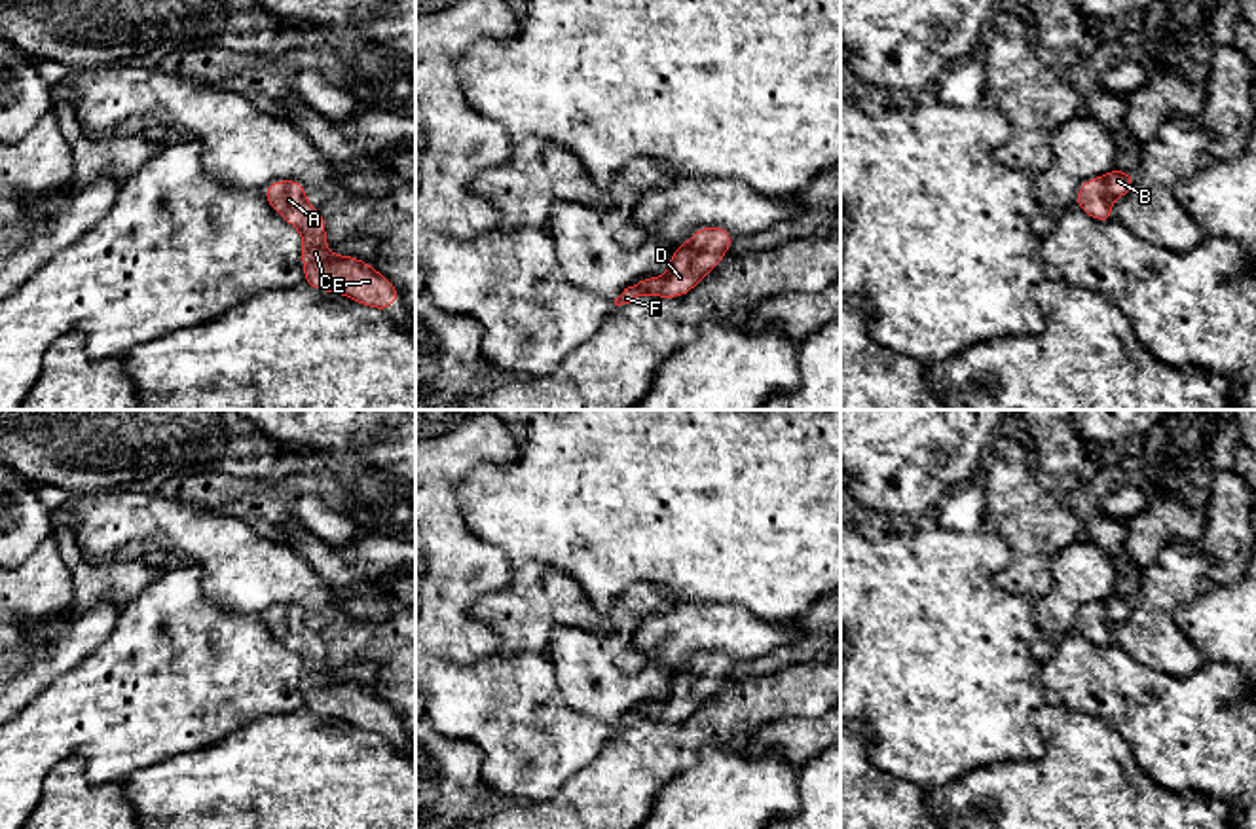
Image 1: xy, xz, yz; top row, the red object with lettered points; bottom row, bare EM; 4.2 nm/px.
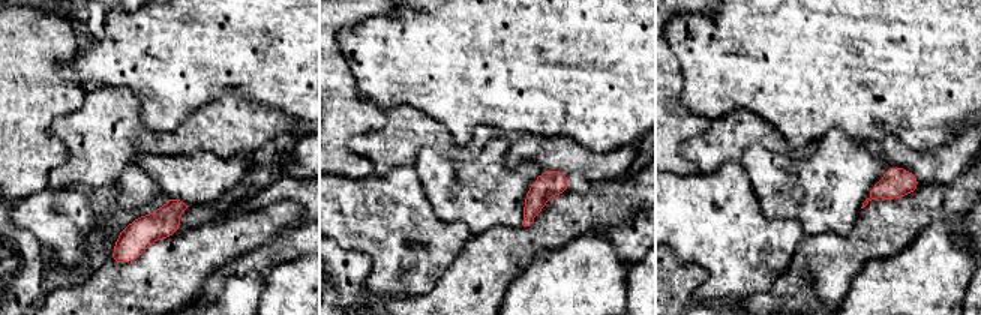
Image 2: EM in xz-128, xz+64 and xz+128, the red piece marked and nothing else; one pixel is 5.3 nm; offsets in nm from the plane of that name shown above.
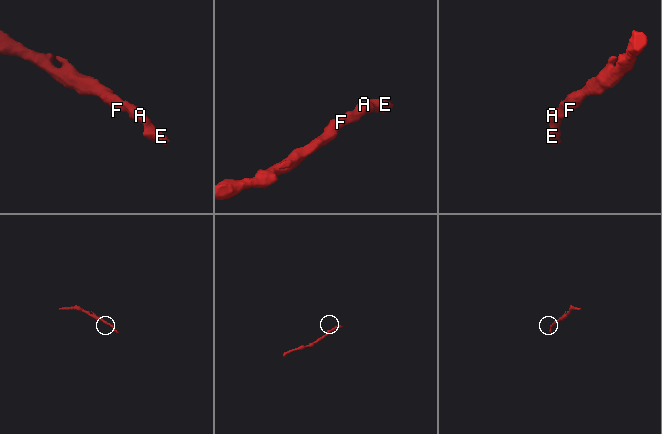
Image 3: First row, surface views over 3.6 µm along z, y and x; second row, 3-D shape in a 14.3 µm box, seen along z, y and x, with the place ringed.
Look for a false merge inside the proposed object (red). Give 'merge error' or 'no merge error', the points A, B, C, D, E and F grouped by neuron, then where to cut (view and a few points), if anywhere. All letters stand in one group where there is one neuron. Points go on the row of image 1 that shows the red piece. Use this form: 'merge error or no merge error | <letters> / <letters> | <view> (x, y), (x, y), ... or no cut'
no merge error | A B C D E F | no cut

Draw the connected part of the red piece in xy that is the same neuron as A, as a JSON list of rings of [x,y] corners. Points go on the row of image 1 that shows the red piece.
[[[275,180],[268,184],[266,195],[271,211],[281,214],[302,233],[304,281],[321,292],[336,292],[360,305],[387,311],[393,302],[400,302],[400,292],[393,283],[357,256],[334,256],[326,247],[324,218],[317,207],[305,199],[305,184],[300,180]]]

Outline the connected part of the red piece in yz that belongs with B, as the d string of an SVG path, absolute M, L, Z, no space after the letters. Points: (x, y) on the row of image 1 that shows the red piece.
M1112 169L1102 176L1085 180L1076 195L1076 207L1097 222L1114 220L1112 201L1125 197L1135 184L1135 175Z

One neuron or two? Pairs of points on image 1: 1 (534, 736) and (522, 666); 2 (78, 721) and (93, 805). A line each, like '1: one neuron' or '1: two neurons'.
1: one neuron
2: two neurons

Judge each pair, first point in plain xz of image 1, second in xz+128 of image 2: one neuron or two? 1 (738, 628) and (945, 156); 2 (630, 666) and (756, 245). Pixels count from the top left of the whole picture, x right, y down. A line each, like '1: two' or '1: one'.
1: one
2: two

